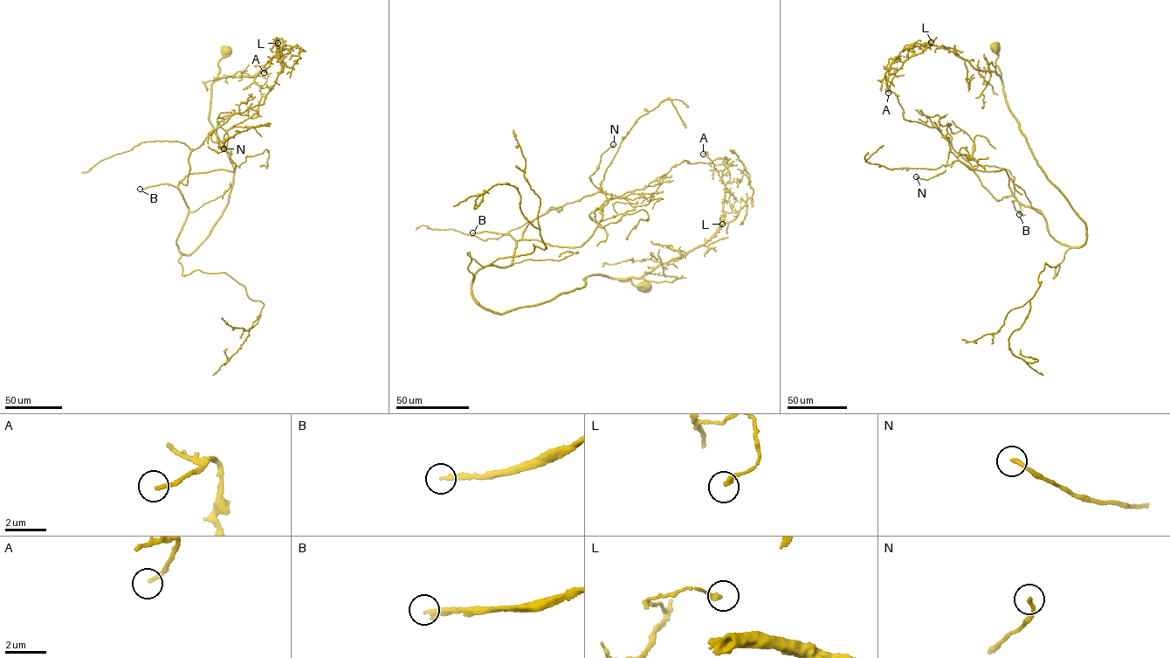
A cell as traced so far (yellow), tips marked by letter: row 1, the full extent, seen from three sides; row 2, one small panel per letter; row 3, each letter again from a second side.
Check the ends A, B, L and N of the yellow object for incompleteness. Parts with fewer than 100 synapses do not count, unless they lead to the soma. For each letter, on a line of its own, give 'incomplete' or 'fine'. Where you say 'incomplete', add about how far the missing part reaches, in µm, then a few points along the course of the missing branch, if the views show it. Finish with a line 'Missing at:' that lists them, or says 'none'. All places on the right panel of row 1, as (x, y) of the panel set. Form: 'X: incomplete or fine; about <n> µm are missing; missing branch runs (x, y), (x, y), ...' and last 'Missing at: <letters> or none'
A: fine
B: incomplete; about 190 µm are missing; missing branch runs (1019, 214), (1028, 217), (1023, 235), (1014, 219), (1022, 225), (1031, 209), (1028, 207), (1034, 218), (1029, 226)
L: fine
N: fine
Missing at: B

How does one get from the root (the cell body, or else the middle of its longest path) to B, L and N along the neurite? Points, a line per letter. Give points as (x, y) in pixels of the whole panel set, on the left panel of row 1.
B: (224, 51), (209, 118), (233, 183), (196, 250), (175, 243), (189, 209), (180, 190), (140, 189)
L: (224, 51), (218, 63), (219, 68), (216, 79), (254, 76), (280, 47), (274, 42), (278, 43)
N: (224, 51), (209, 118), (232, 185), (183, 253), (178, 182), (209, 133), (223, 148)

